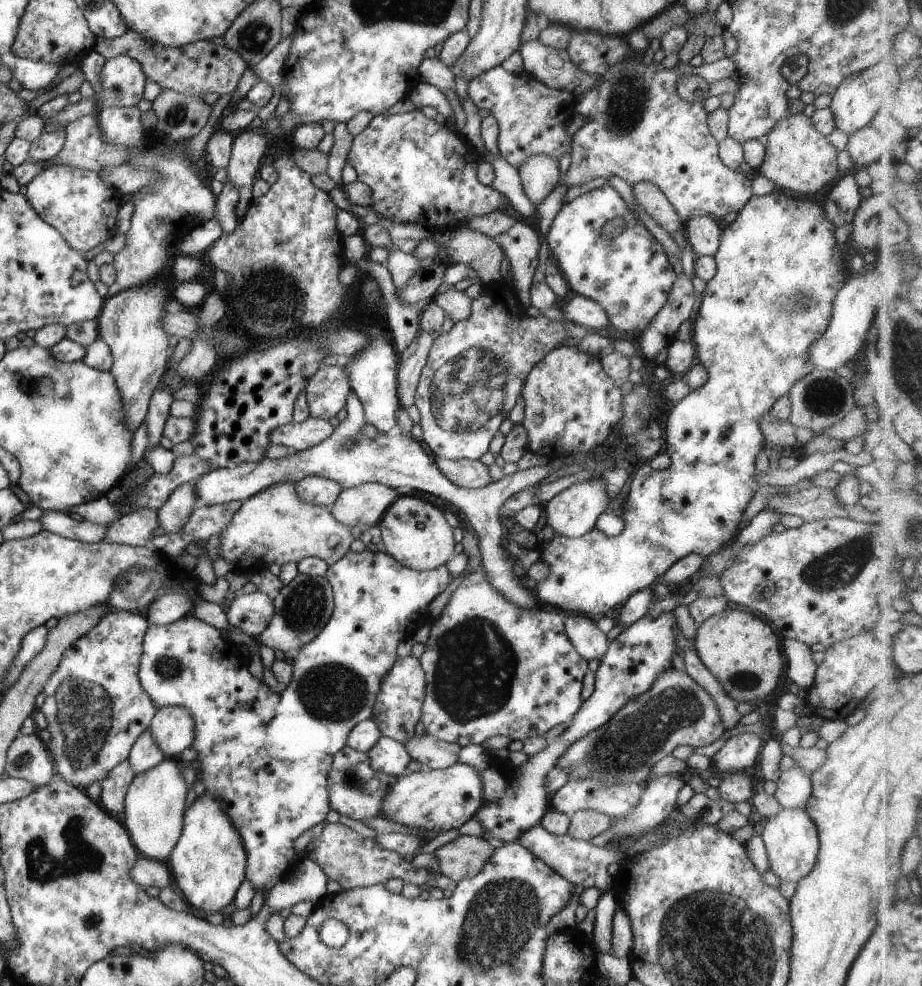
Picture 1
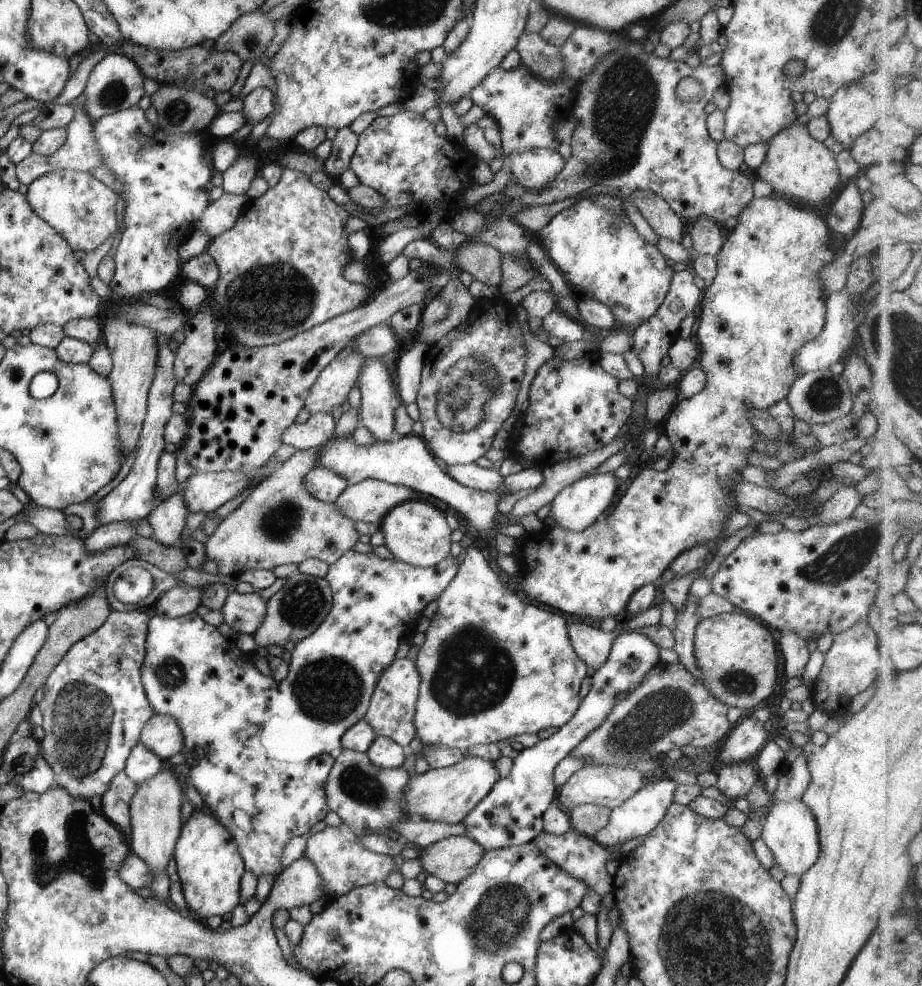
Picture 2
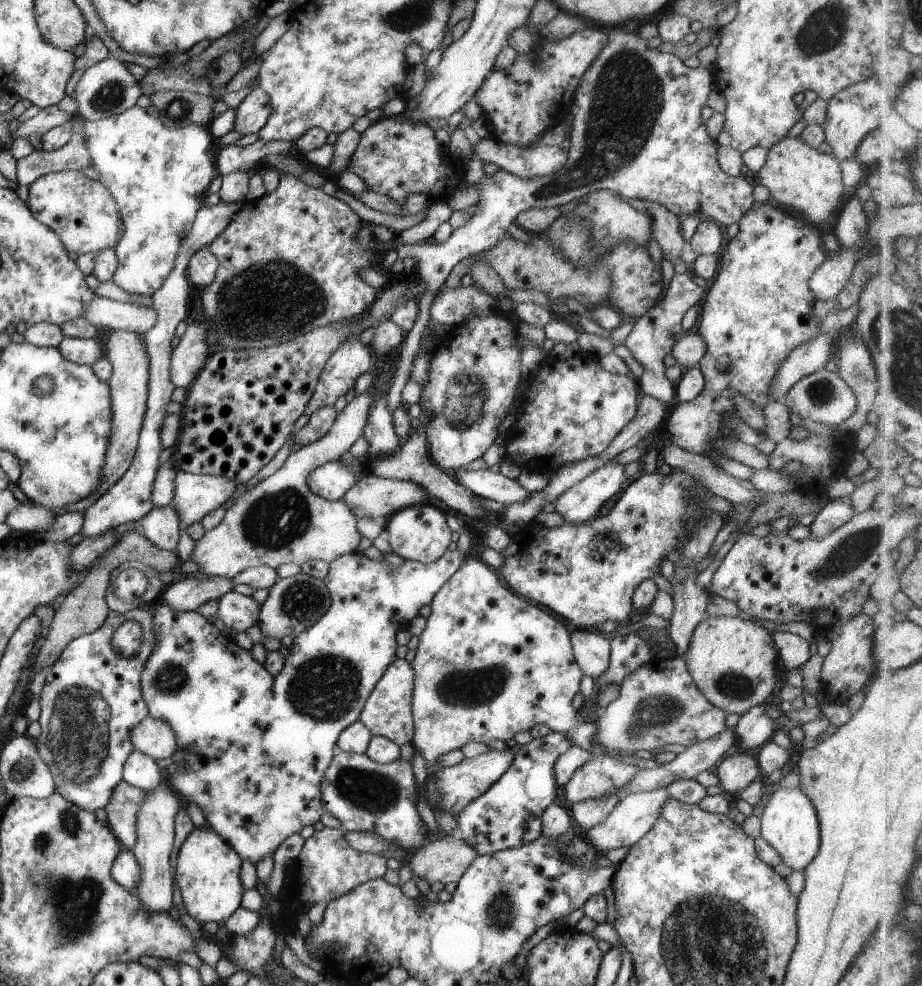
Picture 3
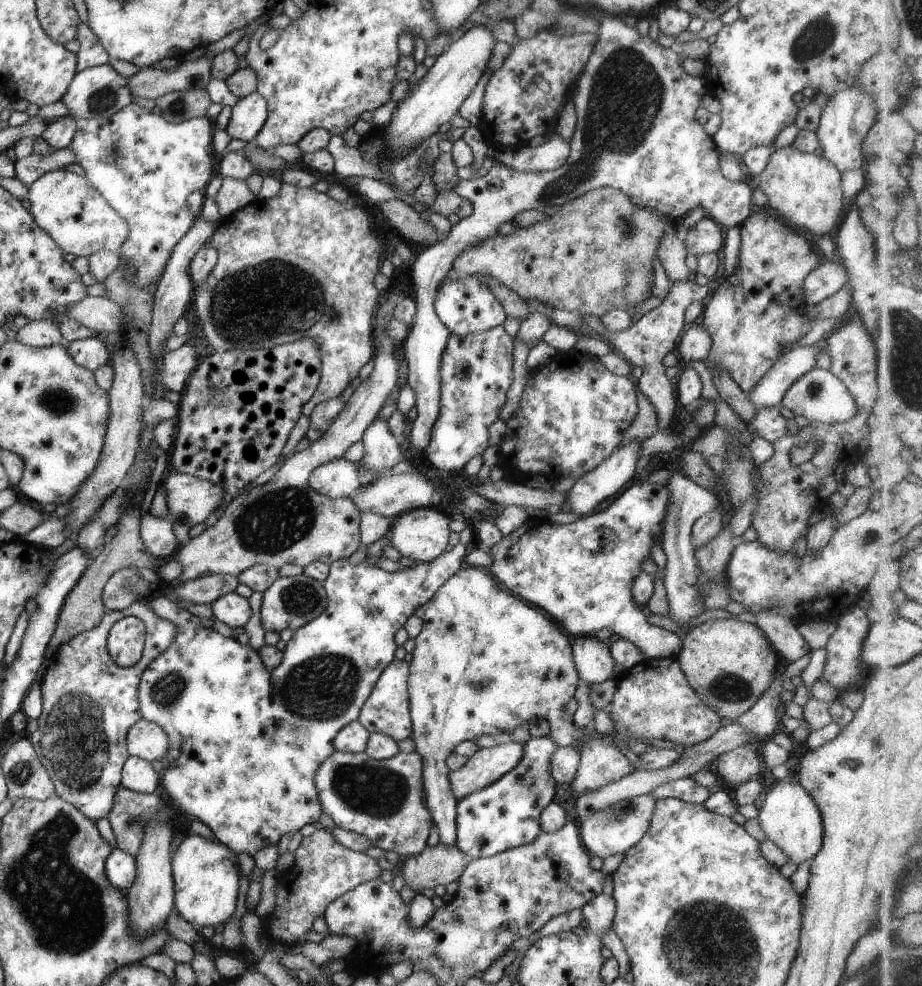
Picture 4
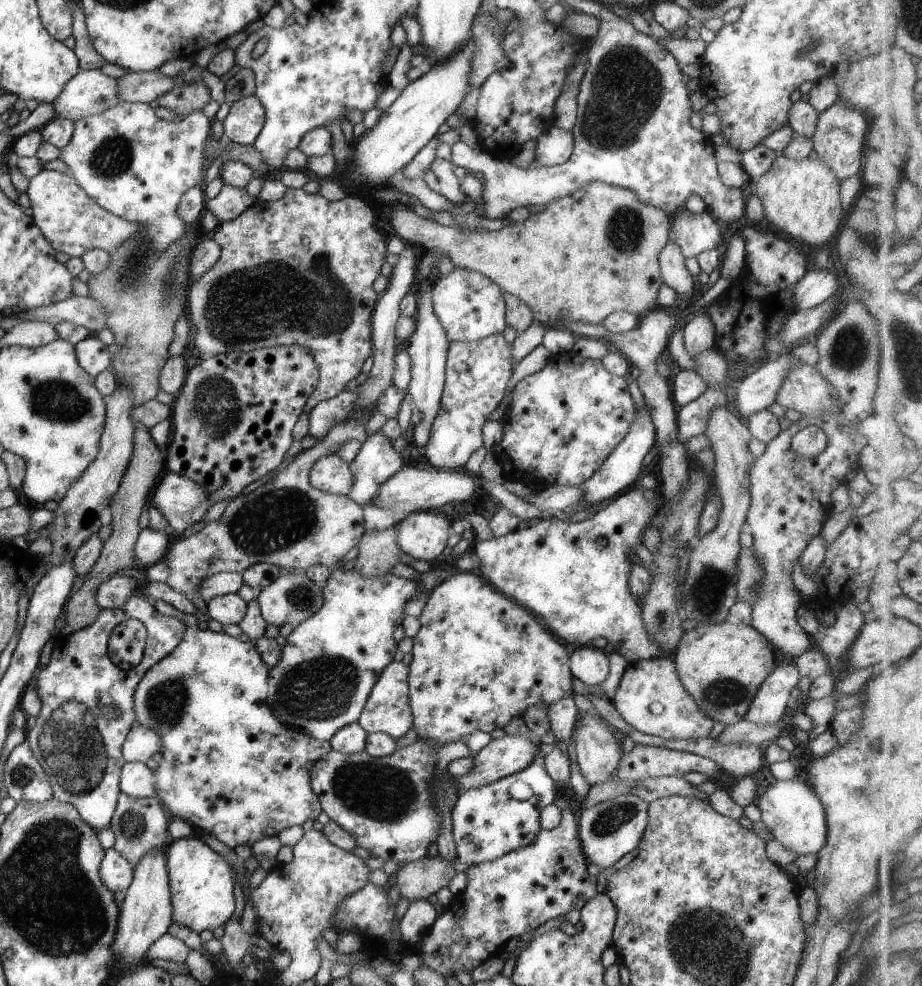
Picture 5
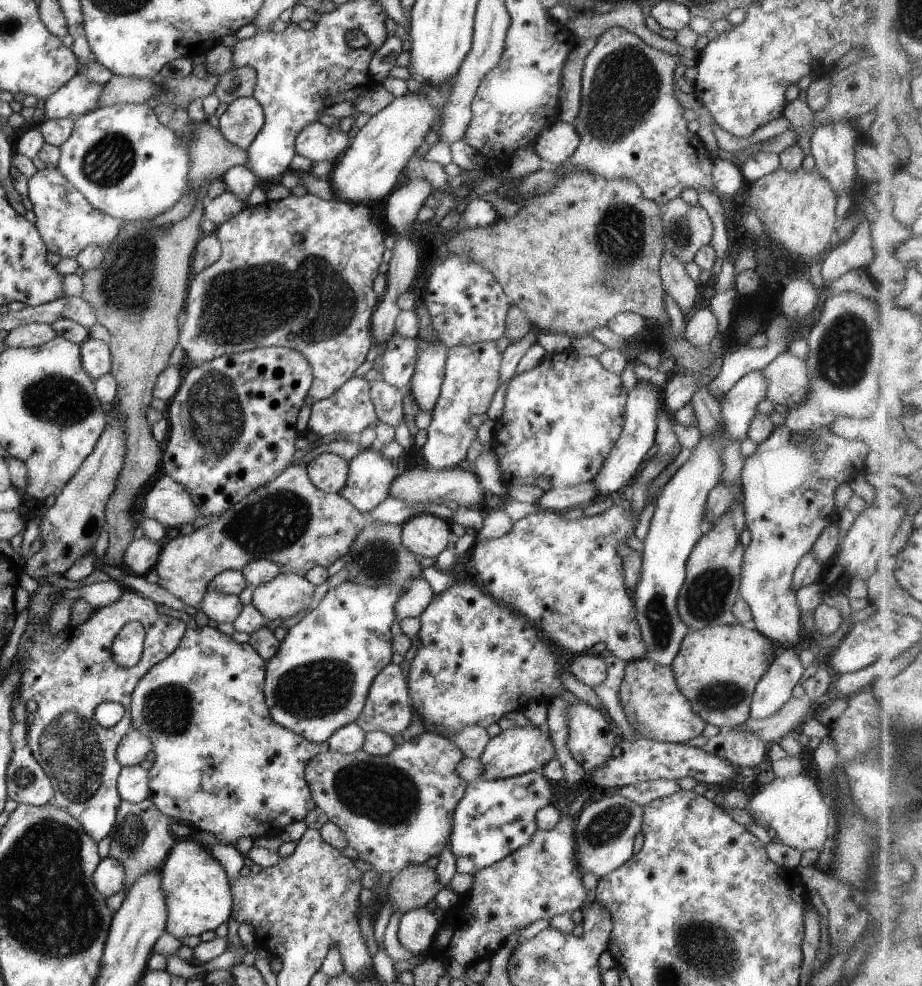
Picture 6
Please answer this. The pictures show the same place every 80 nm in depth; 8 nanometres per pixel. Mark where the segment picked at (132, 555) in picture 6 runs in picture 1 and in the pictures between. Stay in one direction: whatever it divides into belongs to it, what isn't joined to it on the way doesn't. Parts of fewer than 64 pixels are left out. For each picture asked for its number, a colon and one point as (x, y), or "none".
1: (172, 515)
2: (166, 518)
3: (160, 525)
4: (156, 533)
5: (150, 546)

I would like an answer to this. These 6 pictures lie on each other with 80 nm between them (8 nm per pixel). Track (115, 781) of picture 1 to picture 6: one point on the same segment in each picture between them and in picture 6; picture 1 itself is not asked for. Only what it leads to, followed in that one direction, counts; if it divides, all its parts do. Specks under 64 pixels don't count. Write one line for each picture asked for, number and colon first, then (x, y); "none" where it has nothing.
2: (114, 803)
3: (121, 807)
4: (129, 812)
5: (138, 824)
6: (140, 838)

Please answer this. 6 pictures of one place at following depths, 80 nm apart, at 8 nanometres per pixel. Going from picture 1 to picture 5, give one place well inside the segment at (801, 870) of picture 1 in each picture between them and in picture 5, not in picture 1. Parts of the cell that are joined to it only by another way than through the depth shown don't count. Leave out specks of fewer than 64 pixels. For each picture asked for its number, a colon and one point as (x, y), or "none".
2: (789, 830)
3: (789, 823)
4: (789, 818)
5: (791, 811)

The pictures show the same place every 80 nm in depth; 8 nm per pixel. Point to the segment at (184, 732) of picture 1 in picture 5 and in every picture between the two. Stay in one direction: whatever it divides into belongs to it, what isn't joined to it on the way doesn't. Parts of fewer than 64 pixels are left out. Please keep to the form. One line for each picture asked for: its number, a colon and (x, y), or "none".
2: (161, 734)
3: (152, 736)
4: (144, 739)
5: (140, 743)

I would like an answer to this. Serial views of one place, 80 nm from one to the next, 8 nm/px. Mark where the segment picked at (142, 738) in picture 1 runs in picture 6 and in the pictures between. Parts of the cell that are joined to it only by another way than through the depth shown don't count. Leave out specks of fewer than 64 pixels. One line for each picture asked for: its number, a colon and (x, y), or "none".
2: (142, 763)
3: (141, 771)
4: (137, 775)
5: (136, 779)
6: (132, 783)

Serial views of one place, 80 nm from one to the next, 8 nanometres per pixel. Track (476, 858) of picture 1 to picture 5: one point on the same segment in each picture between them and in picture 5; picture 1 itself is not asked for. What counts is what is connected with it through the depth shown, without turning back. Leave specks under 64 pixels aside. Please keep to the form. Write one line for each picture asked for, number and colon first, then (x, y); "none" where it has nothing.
2: (451, 859)
3: (445, 859)
4: (438, 865)
5: (417, 879)

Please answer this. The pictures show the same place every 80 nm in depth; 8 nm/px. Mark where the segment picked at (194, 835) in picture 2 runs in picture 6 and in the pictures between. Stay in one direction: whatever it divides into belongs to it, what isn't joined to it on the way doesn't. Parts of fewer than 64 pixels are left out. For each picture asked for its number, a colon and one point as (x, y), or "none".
3: (206, 868)
4: (205, 873)
5: (200, 881)
6: (197, 894)

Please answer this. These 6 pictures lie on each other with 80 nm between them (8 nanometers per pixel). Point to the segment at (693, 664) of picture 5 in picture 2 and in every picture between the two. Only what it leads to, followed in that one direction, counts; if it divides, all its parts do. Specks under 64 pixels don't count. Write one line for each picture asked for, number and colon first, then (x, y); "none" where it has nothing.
2: (736, 656)
3: (731, 660)
4: (729, 663)

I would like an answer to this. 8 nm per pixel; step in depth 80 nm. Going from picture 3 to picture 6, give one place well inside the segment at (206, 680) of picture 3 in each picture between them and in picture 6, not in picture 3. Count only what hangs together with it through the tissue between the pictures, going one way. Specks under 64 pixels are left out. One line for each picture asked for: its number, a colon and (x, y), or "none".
4: (237, 761)
5: (226, 764)
6: (222, 765)

